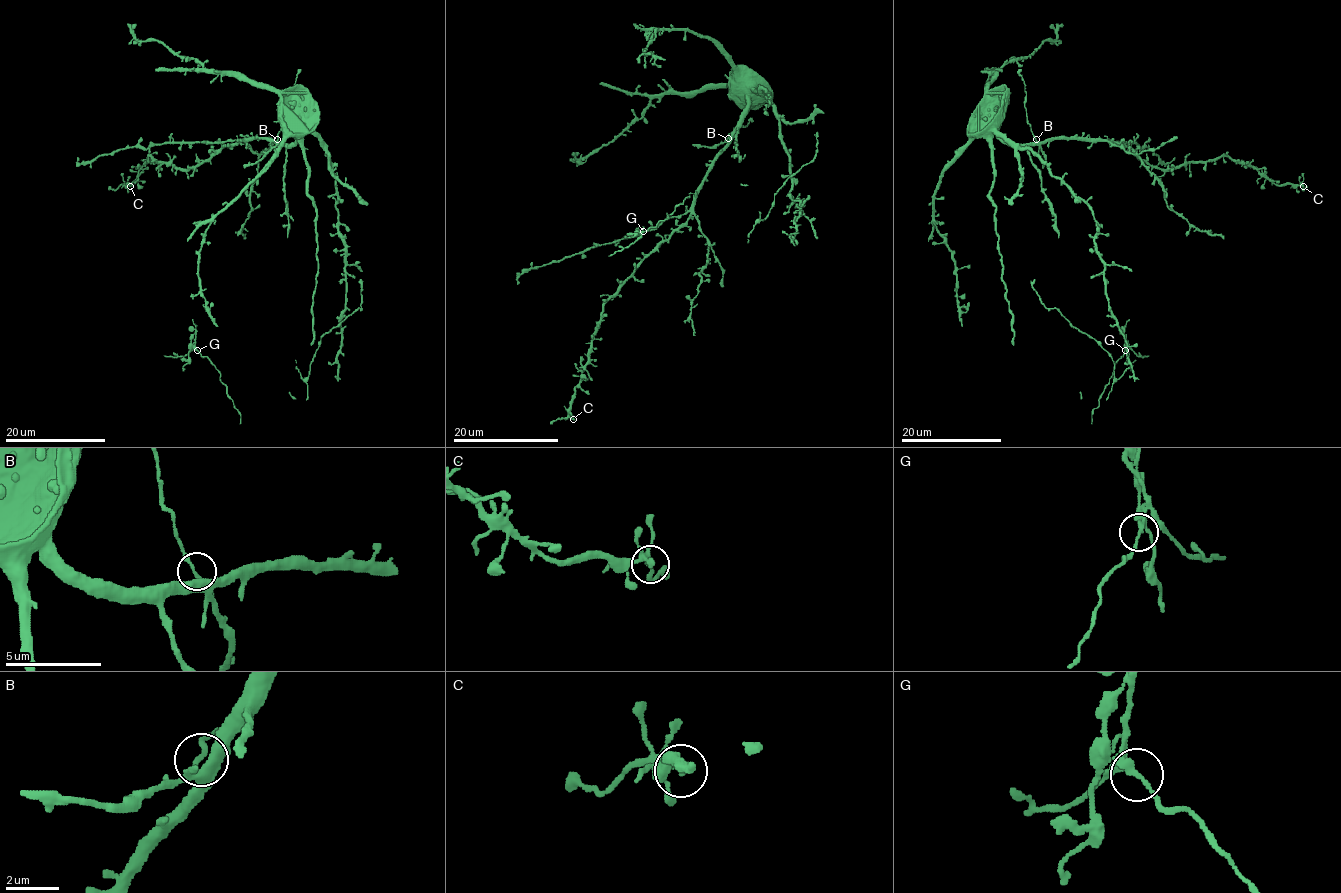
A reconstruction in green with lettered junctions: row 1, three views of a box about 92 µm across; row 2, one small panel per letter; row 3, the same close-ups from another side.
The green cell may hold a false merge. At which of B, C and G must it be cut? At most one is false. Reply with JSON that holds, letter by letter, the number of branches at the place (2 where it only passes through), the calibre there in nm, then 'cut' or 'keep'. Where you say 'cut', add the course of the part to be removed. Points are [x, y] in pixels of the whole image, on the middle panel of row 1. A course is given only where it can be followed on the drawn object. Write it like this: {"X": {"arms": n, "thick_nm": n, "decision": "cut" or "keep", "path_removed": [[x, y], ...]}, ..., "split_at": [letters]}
{"B": {"arms": 2, "thick_nm": 200, "decision": "keep"}, "C": {"arms": 2, "thick_nm": 170, "decision": "keep"}, "G": {"arms": 2, "thick_nm": 220, "decision": "cut", "path_removed": [[644, 231], [608, 256]]}, "split_at": ["G"]}

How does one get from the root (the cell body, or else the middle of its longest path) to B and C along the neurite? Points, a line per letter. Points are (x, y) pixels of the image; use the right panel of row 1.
B: (996, 106), (1005, 103), (999, 127), (999, 134), (1004, 139), (1018, 144), (1034, 144), (1036, 139)
C: (996, 106), (1005, 103), (999, 134), (1018, 144), (1114, 141), (1163, 169), (1229, 156), (1278, 184), (1303, 186)

